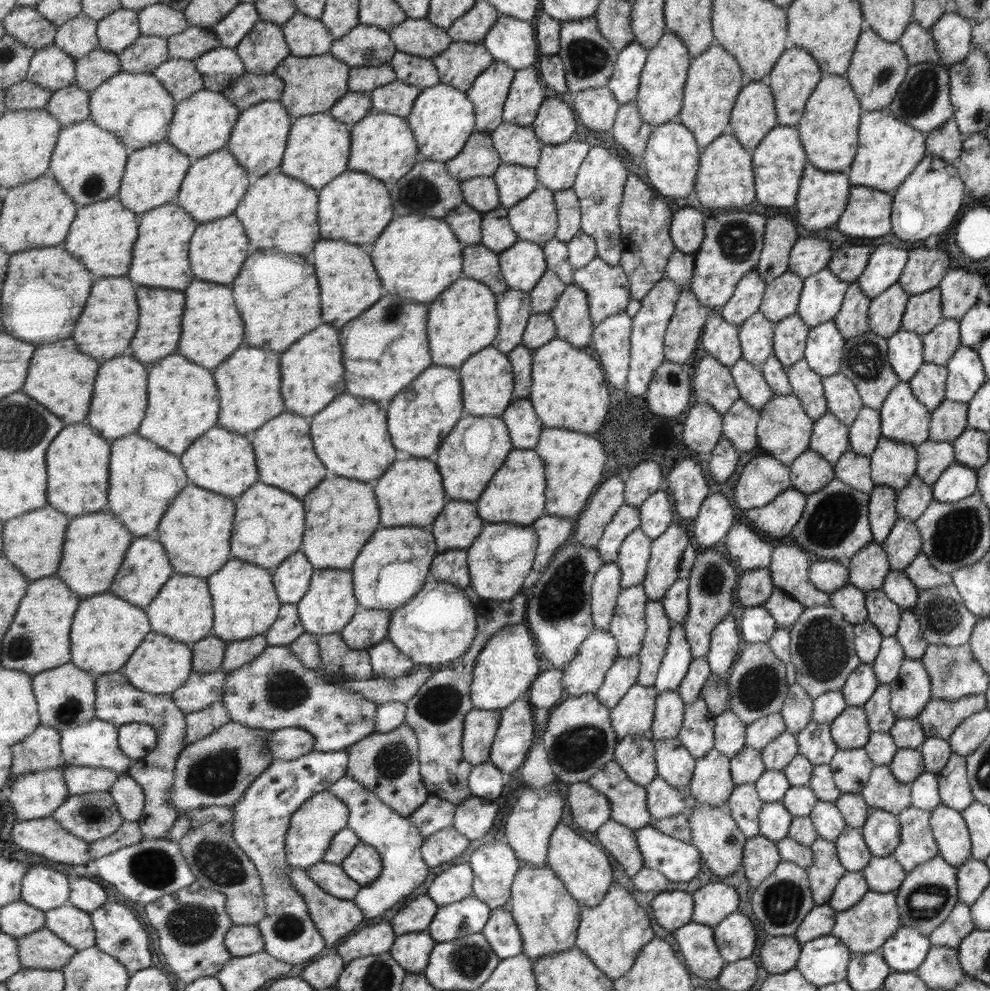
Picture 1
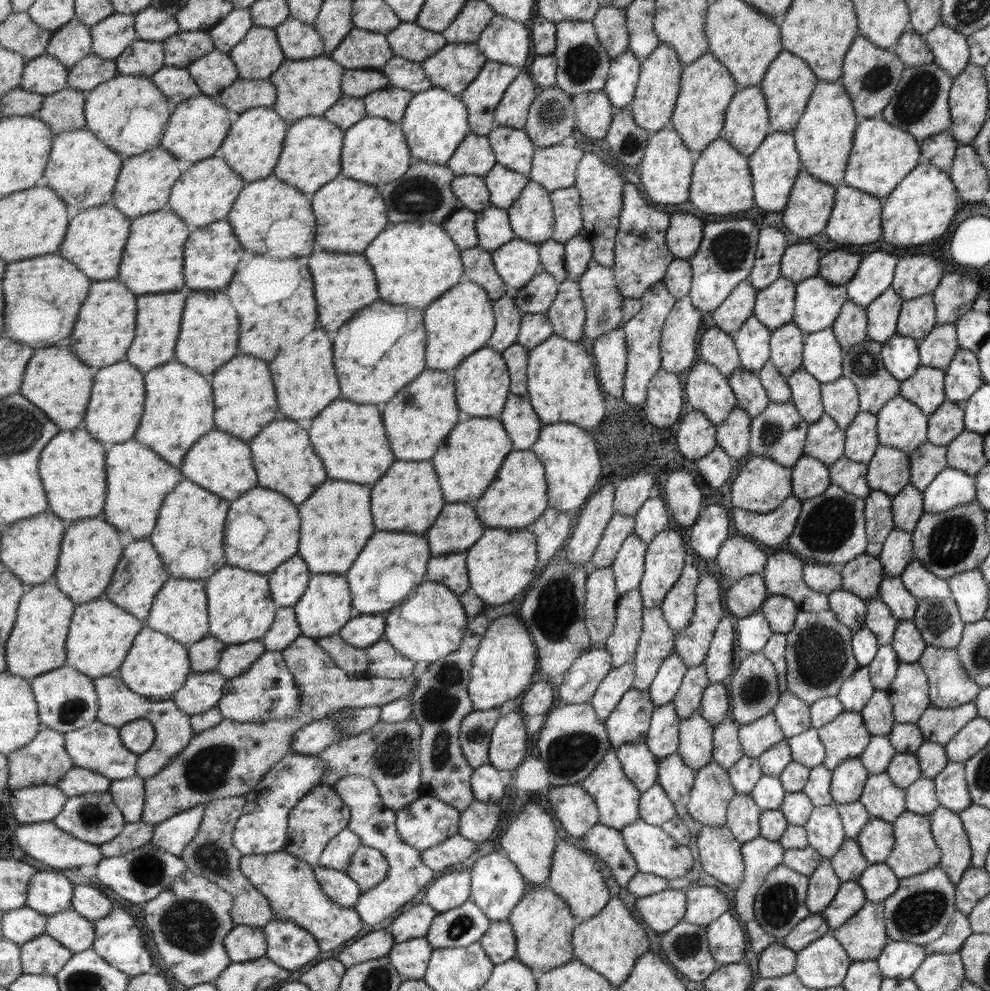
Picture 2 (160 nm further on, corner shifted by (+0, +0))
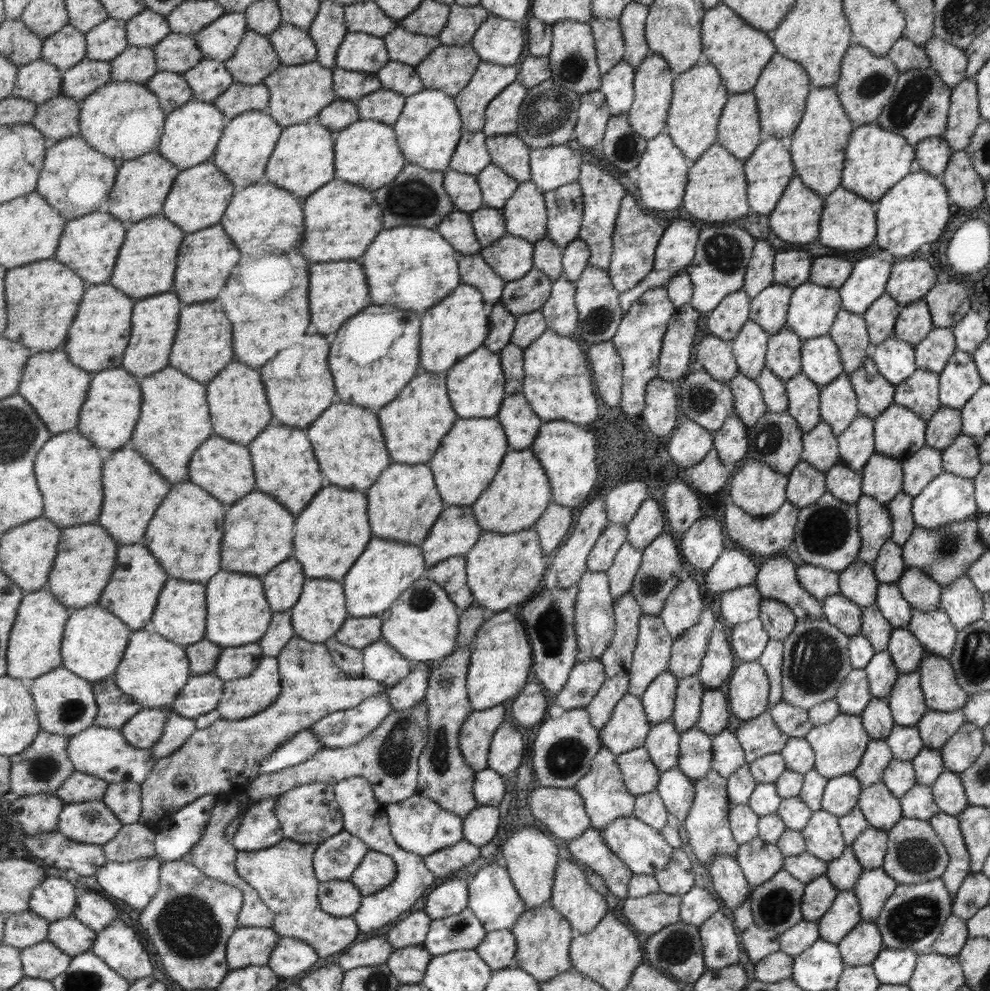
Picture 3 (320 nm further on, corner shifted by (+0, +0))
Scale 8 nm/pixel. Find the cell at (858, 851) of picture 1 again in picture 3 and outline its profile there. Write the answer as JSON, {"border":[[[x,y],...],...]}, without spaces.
{"border":[[[845,846],[839,858],[826,863],[824,876],[838,892],[852,890],[859,876],[861,865],[855,860],[850,846]]]}

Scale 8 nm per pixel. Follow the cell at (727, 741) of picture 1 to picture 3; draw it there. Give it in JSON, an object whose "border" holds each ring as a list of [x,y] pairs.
{"border":[[[722,730],[712,737],[712,747],[712,770],[716,770],[721,776],[729,778],[745,764],[744,749],[740,746],[736,733],[731,730]]]}

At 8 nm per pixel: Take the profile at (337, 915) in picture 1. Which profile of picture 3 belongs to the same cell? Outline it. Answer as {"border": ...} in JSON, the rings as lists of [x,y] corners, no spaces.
{"border":[[[283,839],[268,849],[239,851],[236,874],[243,877],[275,912],[276,920],[271,926],[280,937],[297,938],[309,943],[321,958],[333,956],[357,940],[359,925],[355,917],[337,917],[325,911],[319,900],[320,883],[314,868],[314,856],[320,843],[303,844]]]}

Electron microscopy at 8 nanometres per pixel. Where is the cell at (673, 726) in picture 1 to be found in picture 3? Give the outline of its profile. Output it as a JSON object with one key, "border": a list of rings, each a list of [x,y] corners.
{"border":[[[672,720],[652,726],[645,743],[655,766],[663,773],[680,764],[681,732]]]}

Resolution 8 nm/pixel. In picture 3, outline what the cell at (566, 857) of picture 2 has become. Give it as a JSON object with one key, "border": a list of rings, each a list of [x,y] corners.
{"border":[[[561,858],[560,864],[557,866],[551,904],[559,913],[565,915],[565,918],[572,924],[573,929],[580,935],[593,933],[596,926],[609,913],[607,900],[589,886],[585,872],[570,858]]]}

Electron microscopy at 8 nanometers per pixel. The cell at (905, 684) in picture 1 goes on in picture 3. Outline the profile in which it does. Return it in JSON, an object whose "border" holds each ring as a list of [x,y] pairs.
{"border":[[[919,672],[899,673],[886,699],[894,724],[914,726],[929,710],[919,688]]]}

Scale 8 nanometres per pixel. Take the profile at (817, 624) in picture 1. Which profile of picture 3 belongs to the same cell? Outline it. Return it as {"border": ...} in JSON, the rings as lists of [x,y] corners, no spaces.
{"border":[[[824,618],[797,620],[788,638],[782,641],[781,700],[807,710],[819,702],[833,699],[838,686],[852,670],[847,645],[848,636]]]}

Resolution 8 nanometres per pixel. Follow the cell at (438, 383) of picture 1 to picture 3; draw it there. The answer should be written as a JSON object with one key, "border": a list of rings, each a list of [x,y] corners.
{"border":[[[419,372],[417,378],[401,392],[401,398],[395,398],[379,412],[379,418],[393,460],[407,464],[429,462],[439,450],[441,440],[449,434],[459,418],[449,397],[448,373]]]}

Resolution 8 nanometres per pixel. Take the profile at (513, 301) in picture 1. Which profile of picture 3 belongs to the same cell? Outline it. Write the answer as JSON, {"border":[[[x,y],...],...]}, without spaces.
{"border":[[[502,301],[490,307],[490,334],[485,340],[485,346],[500,353],[512,342],[512,334],[516,329],[518,317],[505,306]]]}

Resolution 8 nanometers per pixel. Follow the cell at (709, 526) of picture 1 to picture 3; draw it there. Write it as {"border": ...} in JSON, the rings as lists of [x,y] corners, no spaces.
{"border":[[[703,516],[681,537],[681,542],[687,564],[708,572],[725,550],[723,524],[713,516]]]}

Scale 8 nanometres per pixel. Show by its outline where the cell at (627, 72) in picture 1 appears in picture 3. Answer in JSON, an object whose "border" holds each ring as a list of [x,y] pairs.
{"border":[[[622,60],[602,76],[600,91],[606,94],[613,115],[628,113],[636,97],[634,82],[637,68]]]}

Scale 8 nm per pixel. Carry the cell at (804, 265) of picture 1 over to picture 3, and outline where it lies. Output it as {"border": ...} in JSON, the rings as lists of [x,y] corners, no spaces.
{"border":[[[799,250],[779,252],[777,266],[773,266],[772,282],[794,289],[809,279],[810,266],[811,256],[807,252],[799,252]]]}

